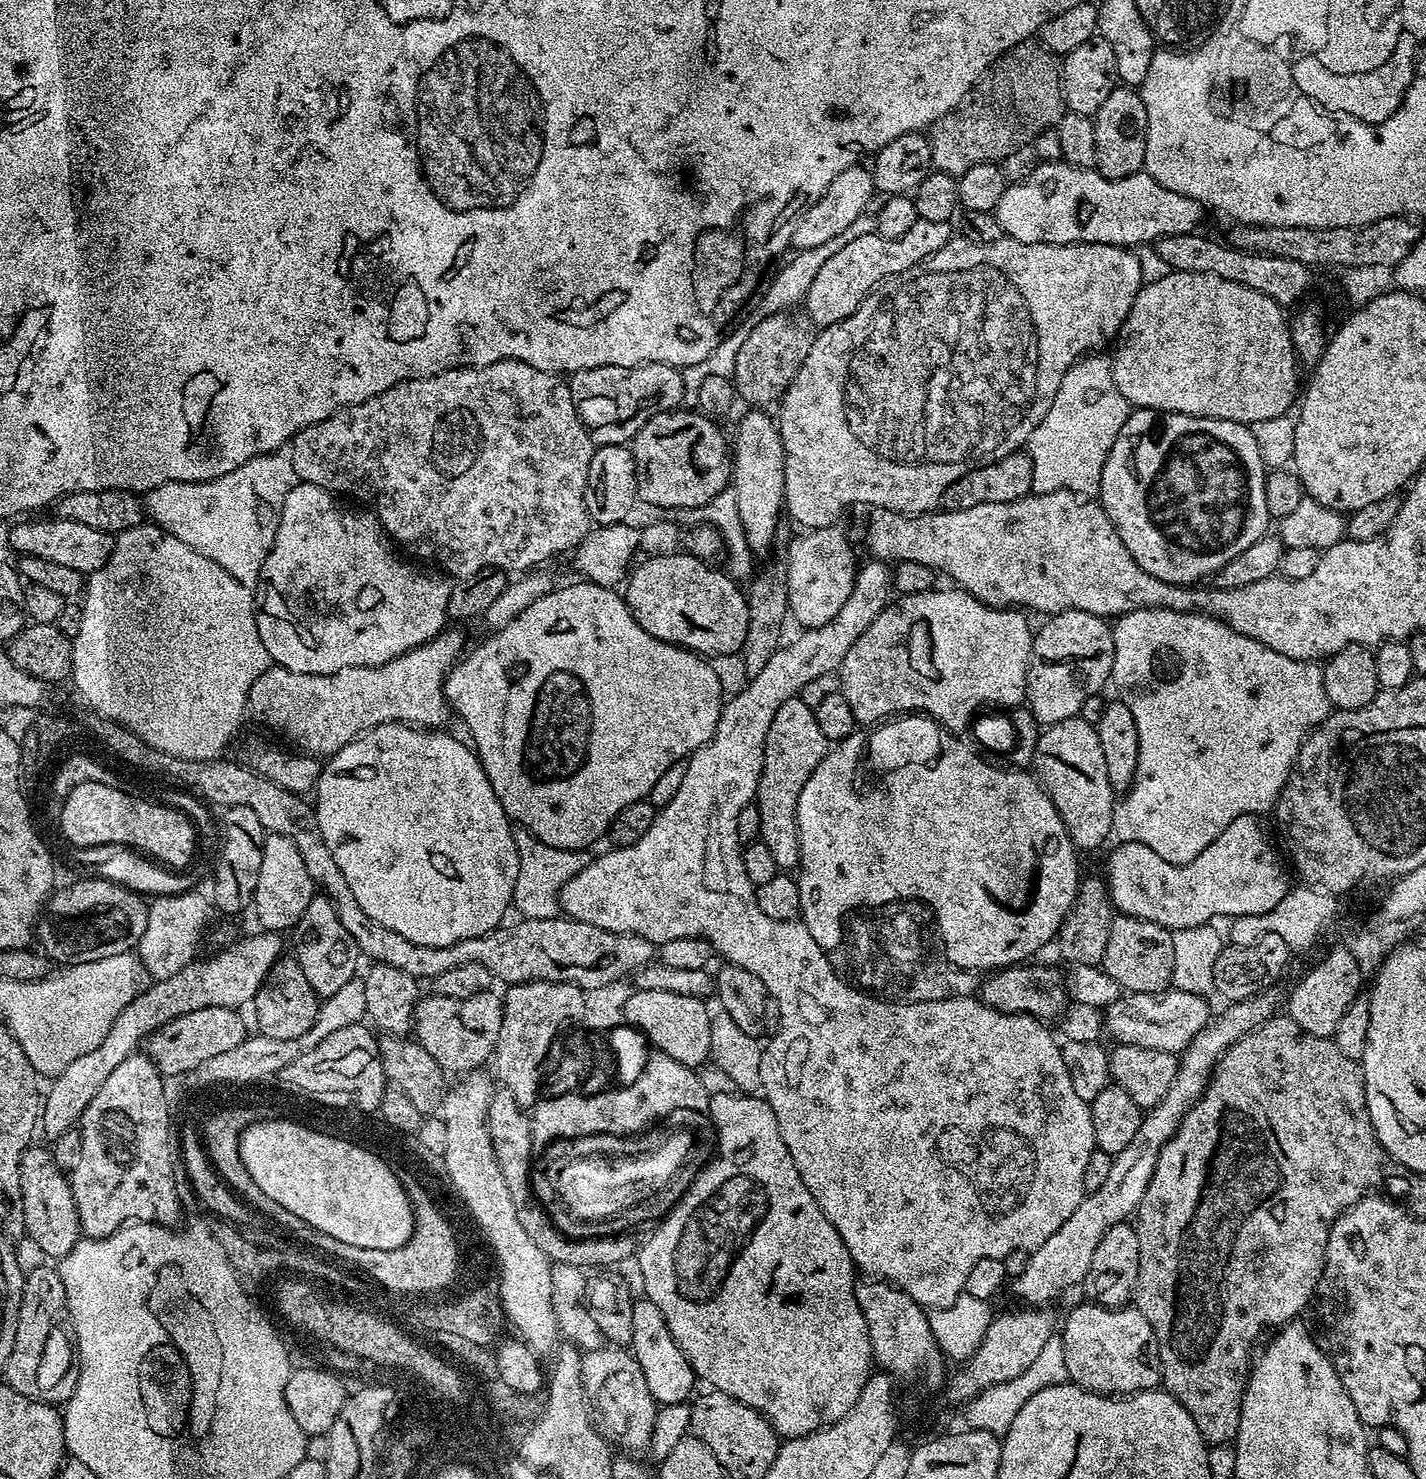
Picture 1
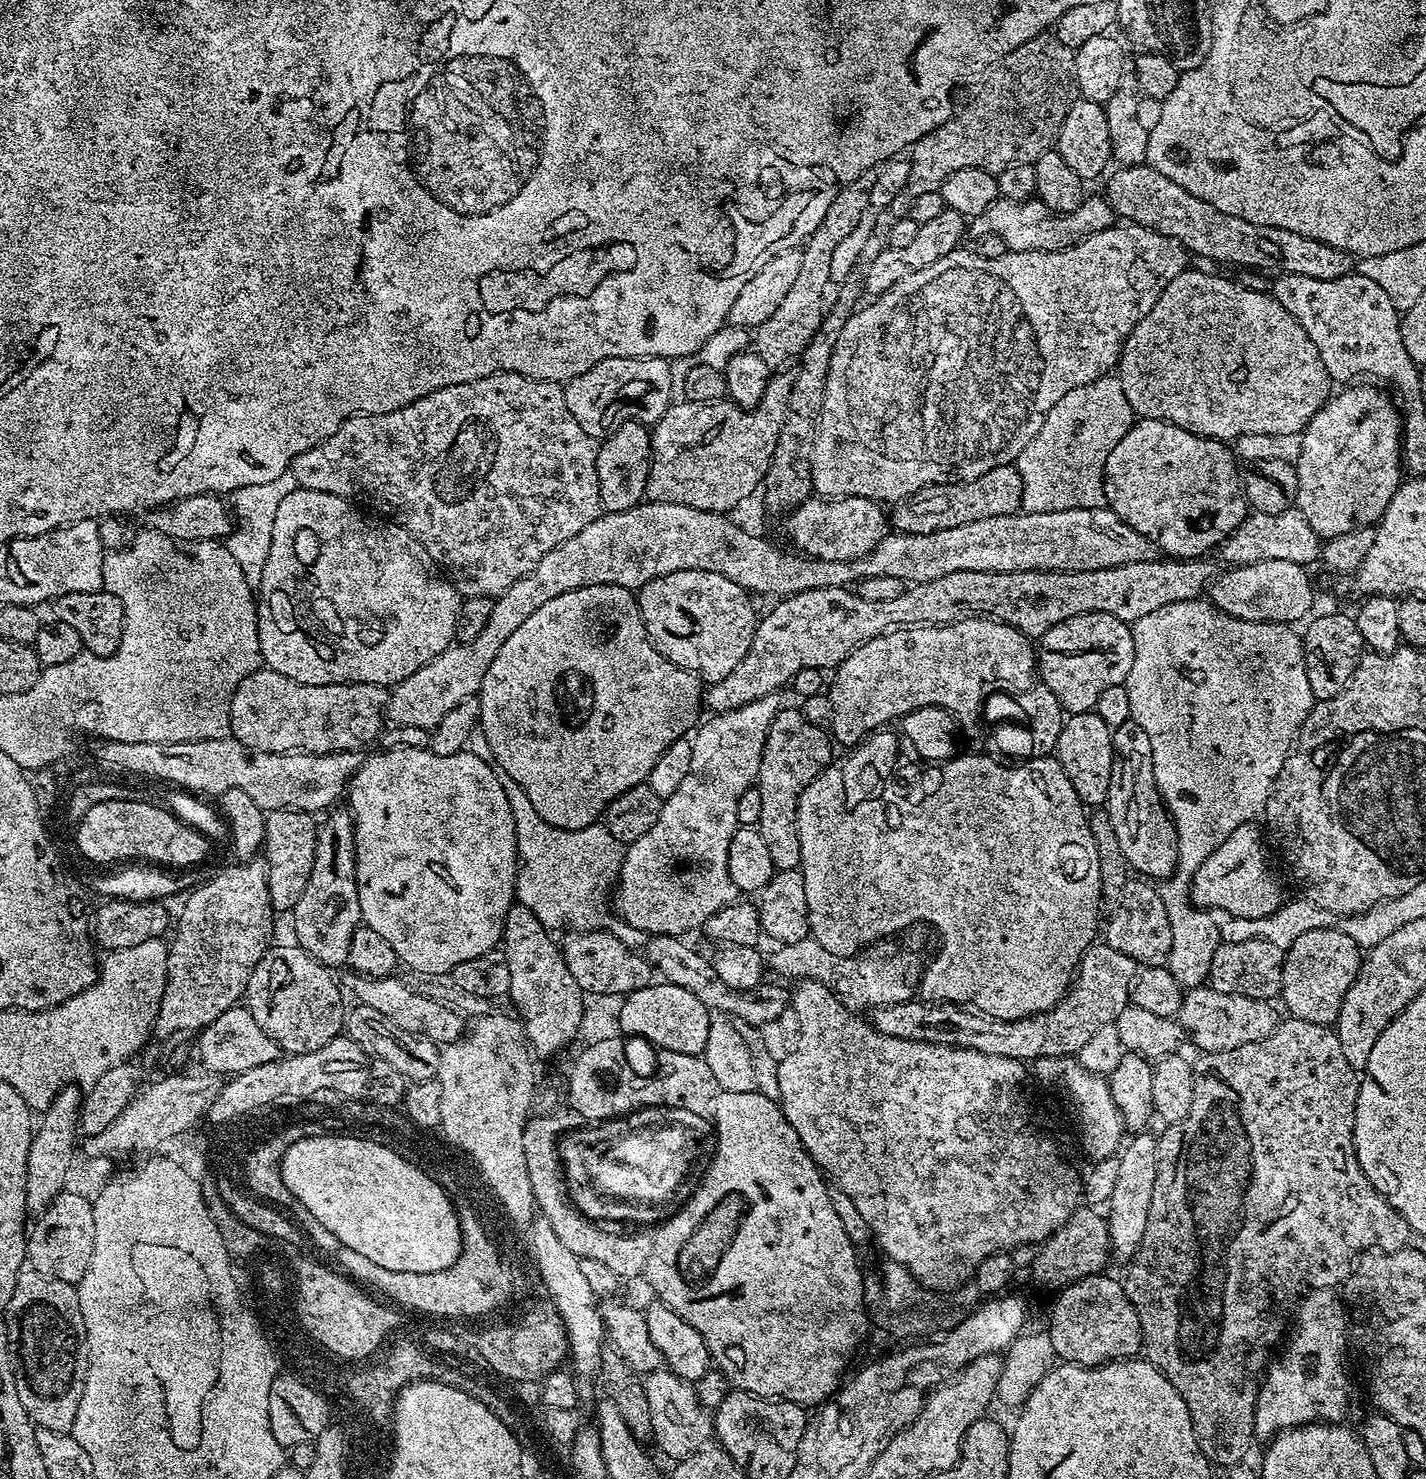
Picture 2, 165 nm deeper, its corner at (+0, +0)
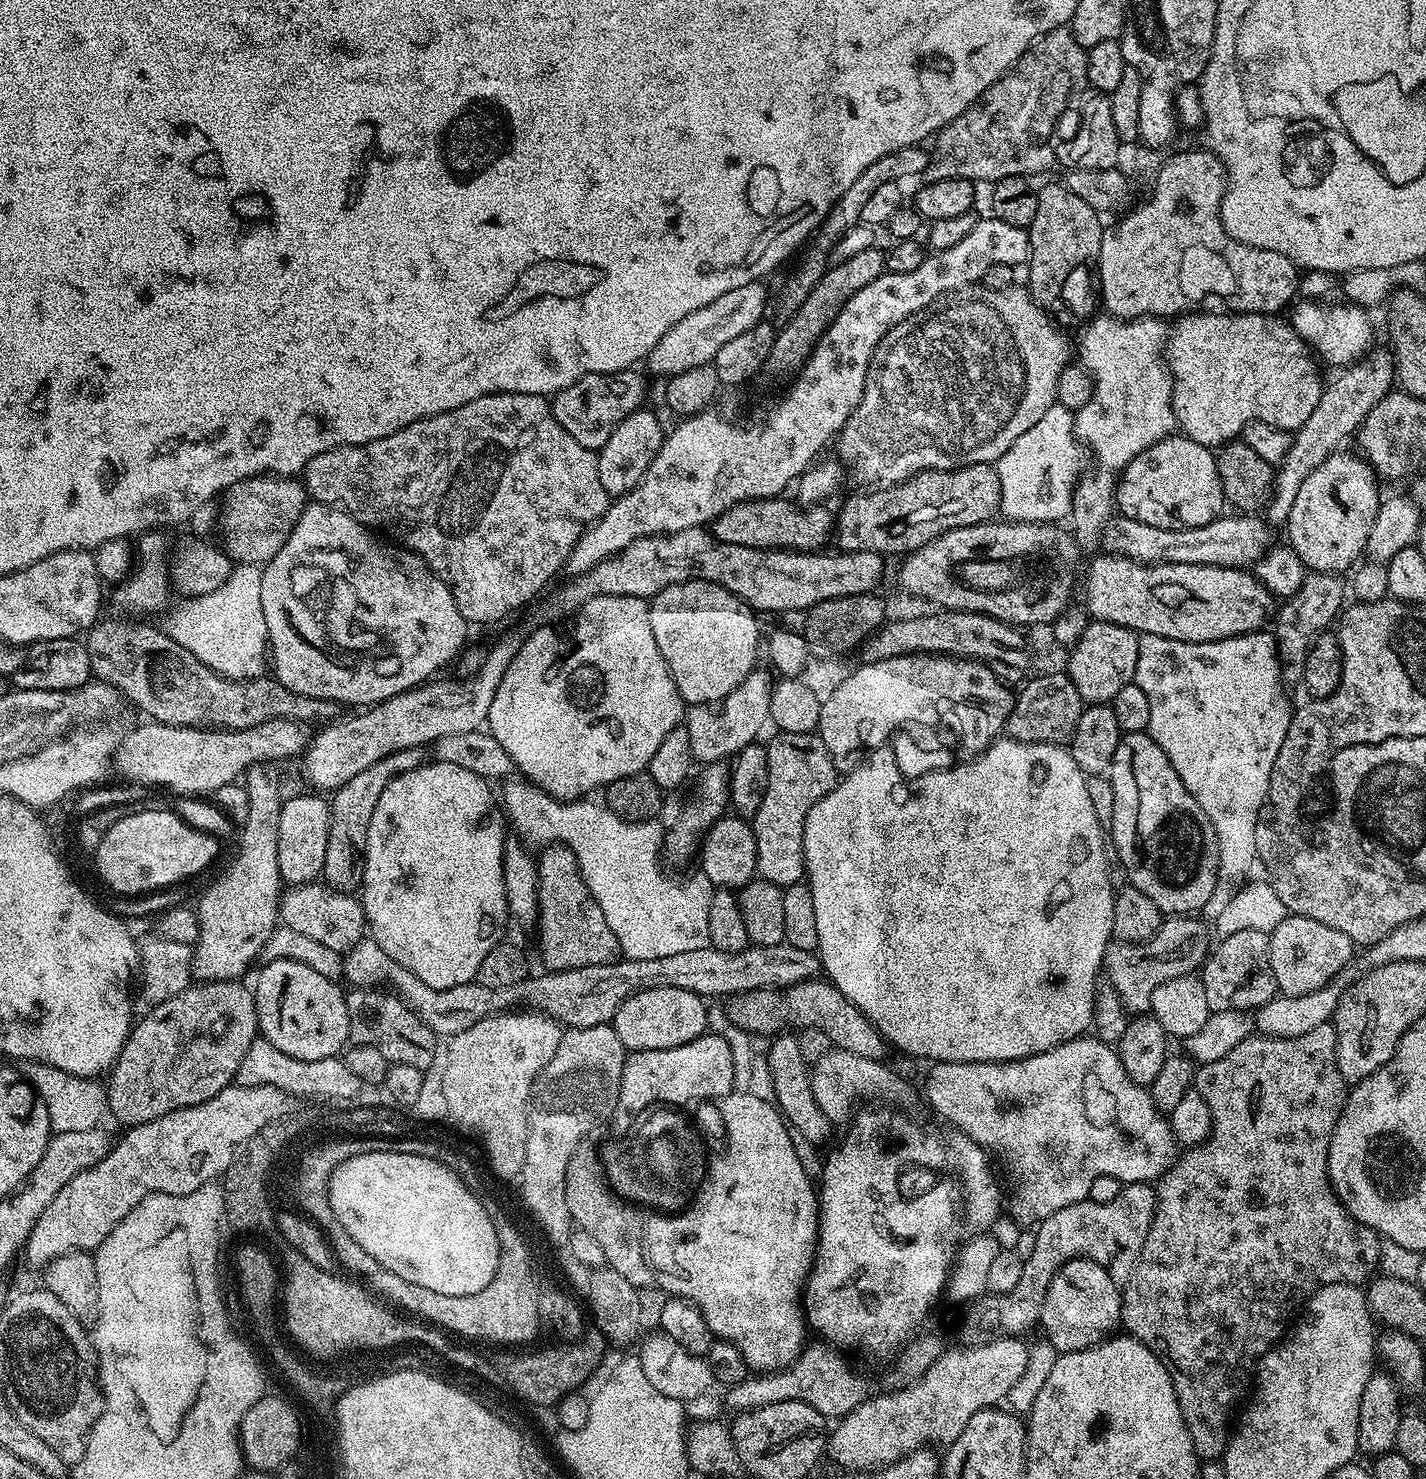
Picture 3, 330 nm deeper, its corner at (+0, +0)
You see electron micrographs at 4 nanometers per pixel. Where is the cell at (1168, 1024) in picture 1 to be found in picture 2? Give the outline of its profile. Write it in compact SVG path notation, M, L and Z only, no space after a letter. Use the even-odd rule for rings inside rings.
M1211 986L1187 989L1180 1004L1178 1021L1184 1027L1187 1039L1200 1047L1201 1053L1234 1050L1246 1042L1258 1042L1276 1029L1278 1015L1266 1000L1246 998L1242 994L1222 994Z

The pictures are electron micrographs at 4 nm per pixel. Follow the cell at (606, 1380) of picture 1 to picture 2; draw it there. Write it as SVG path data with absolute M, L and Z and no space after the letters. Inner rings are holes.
M657 1370L647 1373L643 1381L644 1399L648 1402L647 1423L652 1428L652 1436L656 1439L656 1444L668 1456L673 1456L673 1461L679 1462L686 1456L691 1456L705 1443L704 1440L710 1436L710 1416L705 1409L701 1408L696 1400L696 1389L689 1381L675 1379L671 1372L667 1370Z

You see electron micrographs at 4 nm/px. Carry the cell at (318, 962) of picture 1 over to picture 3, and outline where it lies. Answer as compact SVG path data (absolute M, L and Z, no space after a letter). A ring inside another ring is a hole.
M423 747L394 750L386 758L378 758L374 766L366 766L366 770L354 774L350 782L346 782L341 788L331 793L328 805L330 832L326 838L326 862L322 873L323 883L329 888L334 888L338 892L351 893L361 887L364 879L364 847L368 837L368 823L374 814L374 806L378 806L378 798L382 798L382 790L386 790L391 780L425 763L424 752Z

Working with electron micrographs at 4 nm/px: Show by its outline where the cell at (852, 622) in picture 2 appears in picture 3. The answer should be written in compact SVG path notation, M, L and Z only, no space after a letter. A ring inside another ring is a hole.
M754 670L724 700L715 706L694 704L687 709L682 727L690 734L690 750L693 761L701 765L719 764L735 757L747 744L753 743L756 736L770 720L770 694L773 681L761 670Z

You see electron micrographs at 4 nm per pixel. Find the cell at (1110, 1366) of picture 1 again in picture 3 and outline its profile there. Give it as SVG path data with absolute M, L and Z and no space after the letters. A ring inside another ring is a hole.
M1071 1260L1057 1270L1042 1302L1039 1327L1057 1353L1080 1352L1117 1331L1122 1320L1122 1292L1110 1274L1093 1260Z

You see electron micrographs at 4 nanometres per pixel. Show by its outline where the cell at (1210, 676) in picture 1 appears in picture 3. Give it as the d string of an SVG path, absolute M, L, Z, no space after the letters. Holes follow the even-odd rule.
M1261 630L1259 632L1250 632L1246 636L1230 636L1226 640L1211 640L1210 642L1202 642L1201 644L1191 644L1190 642L1178 642L1174 638L1162 638L1161 636L1140 636L1140 645L1138 646L1138 666L1136 667L1135 684L1142 686L1146 698L1150 698L1150 726L1147 733L1152 737L1154 742L1158 742L1158 746L1166 754L1166 758L1170 758L1170 762L1174 766L1174 770L1178 770L1178 778L1182 778L1182 782L1186 786L1186 790L1198 802L1198 806L1202 806L1202 810L1206 810L1206 818L1210 818L1210 822L1216 831L1216 841L1218 842L1218 850L1220 851L1220 871L1221 873L1228 874L1232 872L1232 876L1236 880L1243 881L1248 871L1252 868L1252 863L1257 863L1258 857L1256 855L1256 843L1254 842L1254 830L1258 822L1258 814L1264 805L1264 799L1268 796L1268 783L1270 782L1270 770L1274 766L1274 758L1278 758L1278 750L1282 750L1282 738L1286 738L1286 730L1292 721L1293 709L1288 708L1288 700L1284 697L1286 685L1282 679L1282 669L1280 667L1280 653L1276 651L1276 637L1271 631Z

